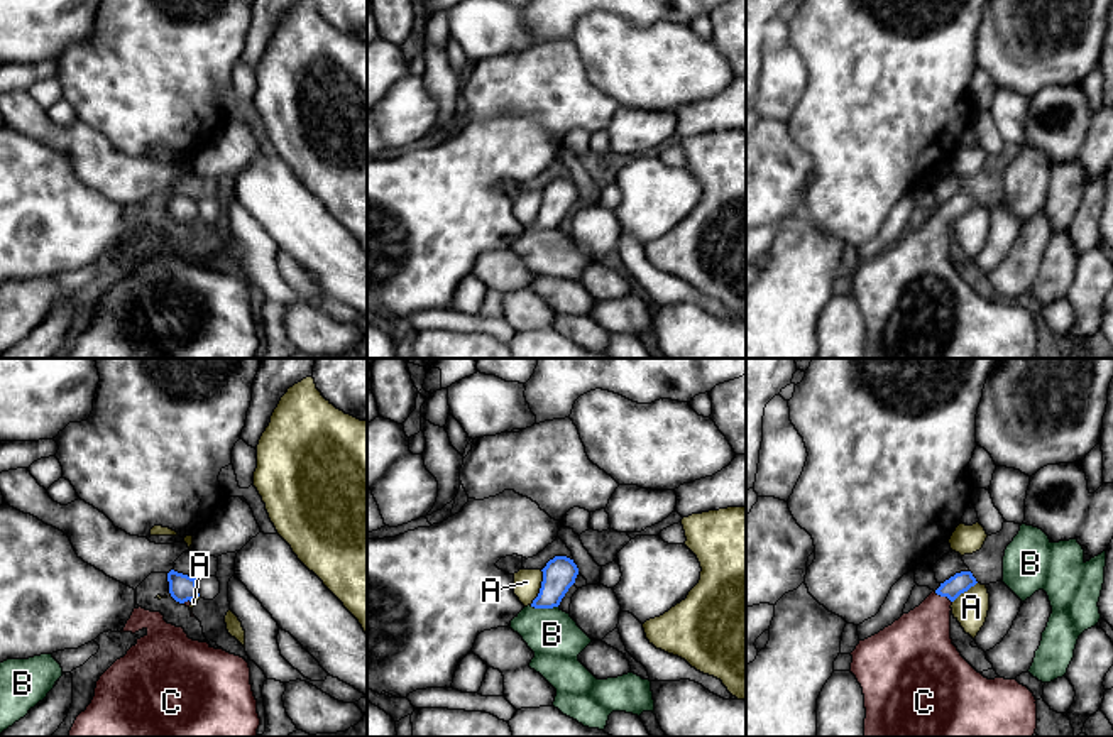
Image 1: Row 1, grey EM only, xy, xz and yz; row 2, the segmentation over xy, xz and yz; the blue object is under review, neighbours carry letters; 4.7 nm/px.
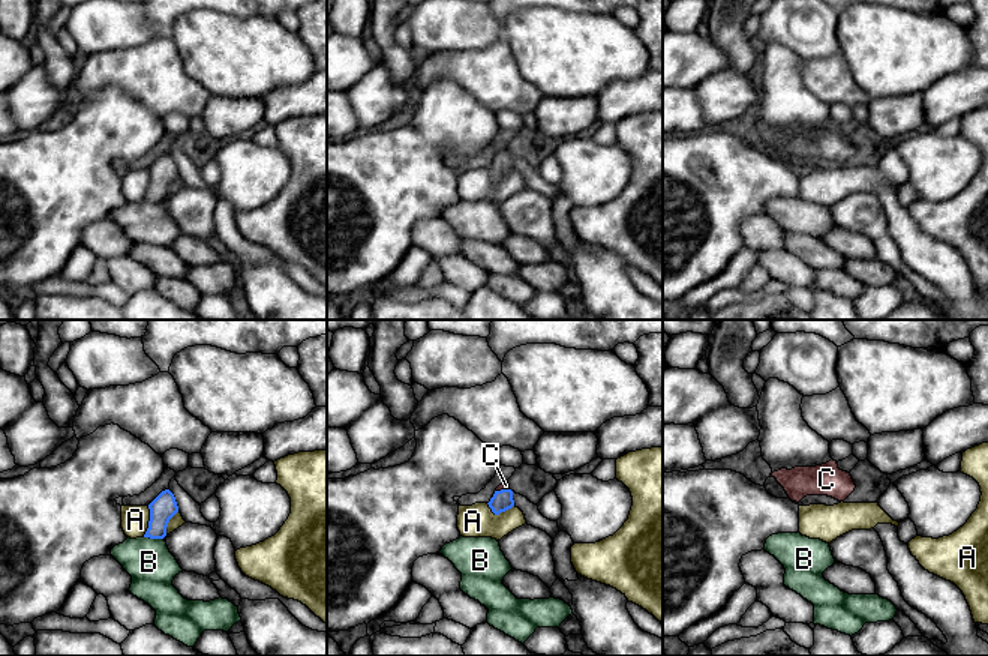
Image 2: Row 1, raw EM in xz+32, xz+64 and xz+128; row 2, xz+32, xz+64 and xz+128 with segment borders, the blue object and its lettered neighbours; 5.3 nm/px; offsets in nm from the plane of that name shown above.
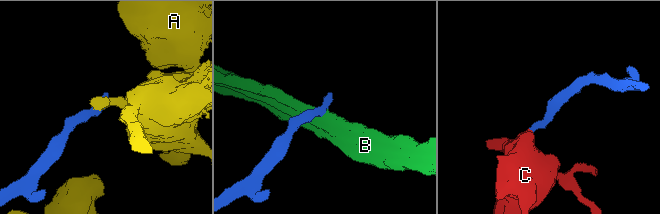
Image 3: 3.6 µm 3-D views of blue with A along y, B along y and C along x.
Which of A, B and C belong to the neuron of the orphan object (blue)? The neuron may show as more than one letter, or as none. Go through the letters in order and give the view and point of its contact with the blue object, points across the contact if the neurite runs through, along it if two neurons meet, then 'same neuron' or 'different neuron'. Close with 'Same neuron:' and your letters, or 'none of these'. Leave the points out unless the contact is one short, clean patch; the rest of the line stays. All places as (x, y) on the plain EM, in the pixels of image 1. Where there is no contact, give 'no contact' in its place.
A: meets blue in xz at (542, 208); different neuron
B: meets blue in xz at (543, 229); border along xz (530, 227), (557, 229); different neuron
C: meets blue in yz at (943, 217); runs through yz (961, 203), (943, 217), (919, 262); same neuron
Same neuron: C

